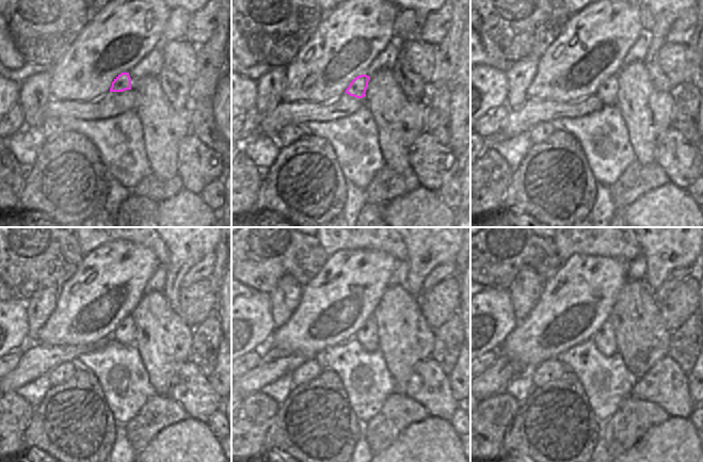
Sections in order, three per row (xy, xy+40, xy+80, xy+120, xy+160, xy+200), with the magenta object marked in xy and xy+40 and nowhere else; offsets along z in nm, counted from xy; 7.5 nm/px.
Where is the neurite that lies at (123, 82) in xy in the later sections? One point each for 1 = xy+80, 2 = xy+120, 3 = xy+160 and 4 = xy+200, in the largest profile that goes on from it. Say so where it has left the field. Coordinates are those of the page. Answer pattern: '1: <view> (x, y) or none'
1: xy+80 (606, 92)
2: xy+120 (125, 333)
3: xy+160 (367, 335)
4: xy+200 (605, 338)

